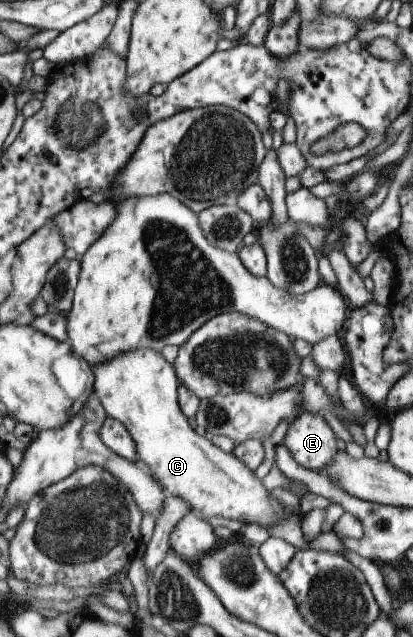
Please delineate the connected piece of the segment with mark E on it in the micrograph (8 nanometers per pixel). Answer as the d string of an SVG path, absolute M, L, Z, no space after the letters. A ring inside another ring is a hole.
M304 412L290 420L283 442L298 464L318 472L338 454L337 439L322 415Z

